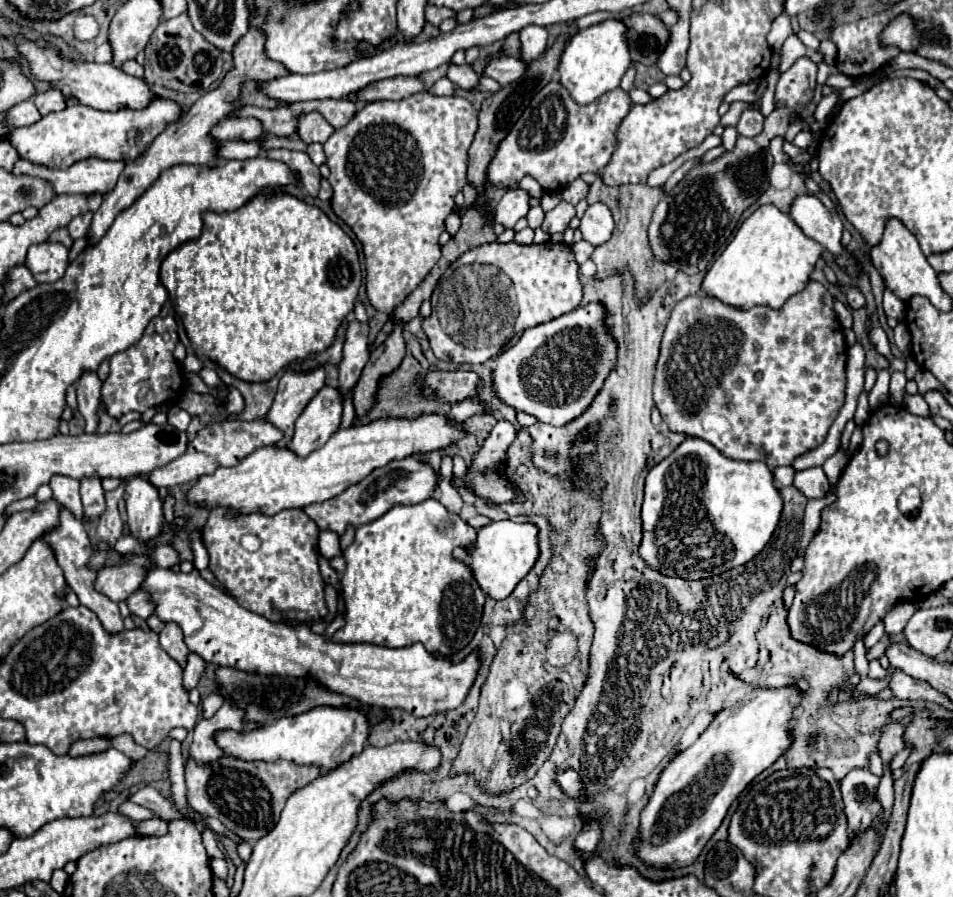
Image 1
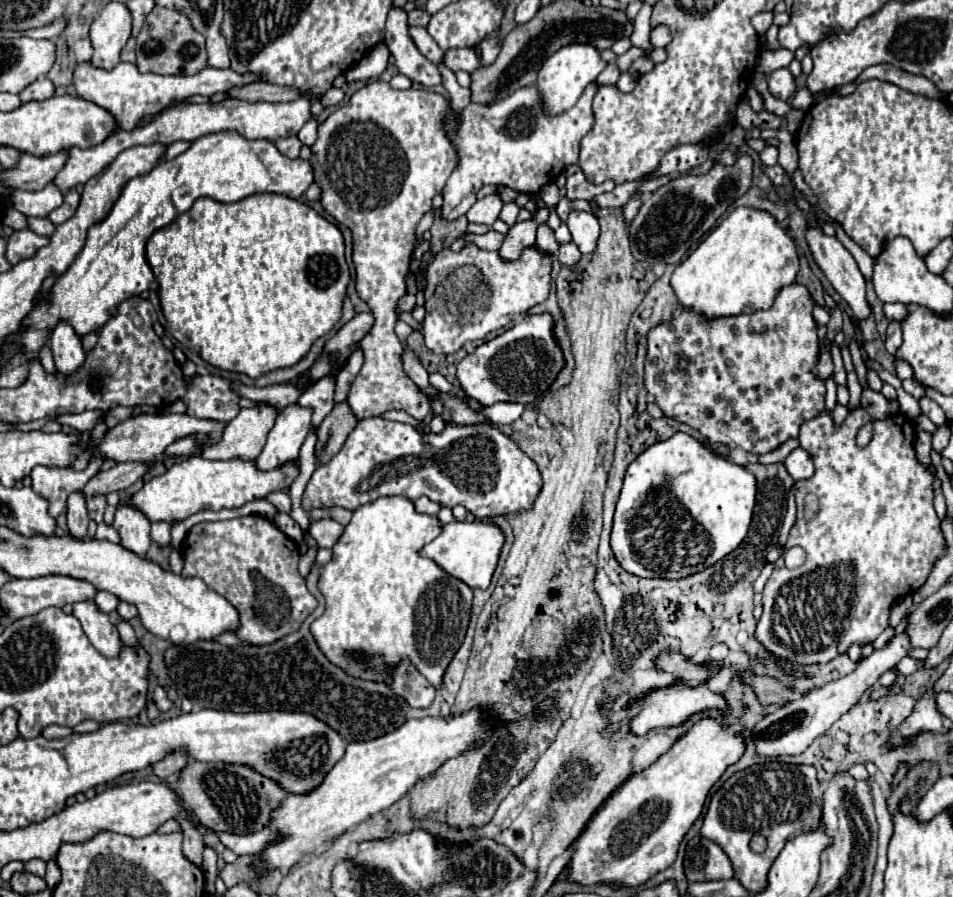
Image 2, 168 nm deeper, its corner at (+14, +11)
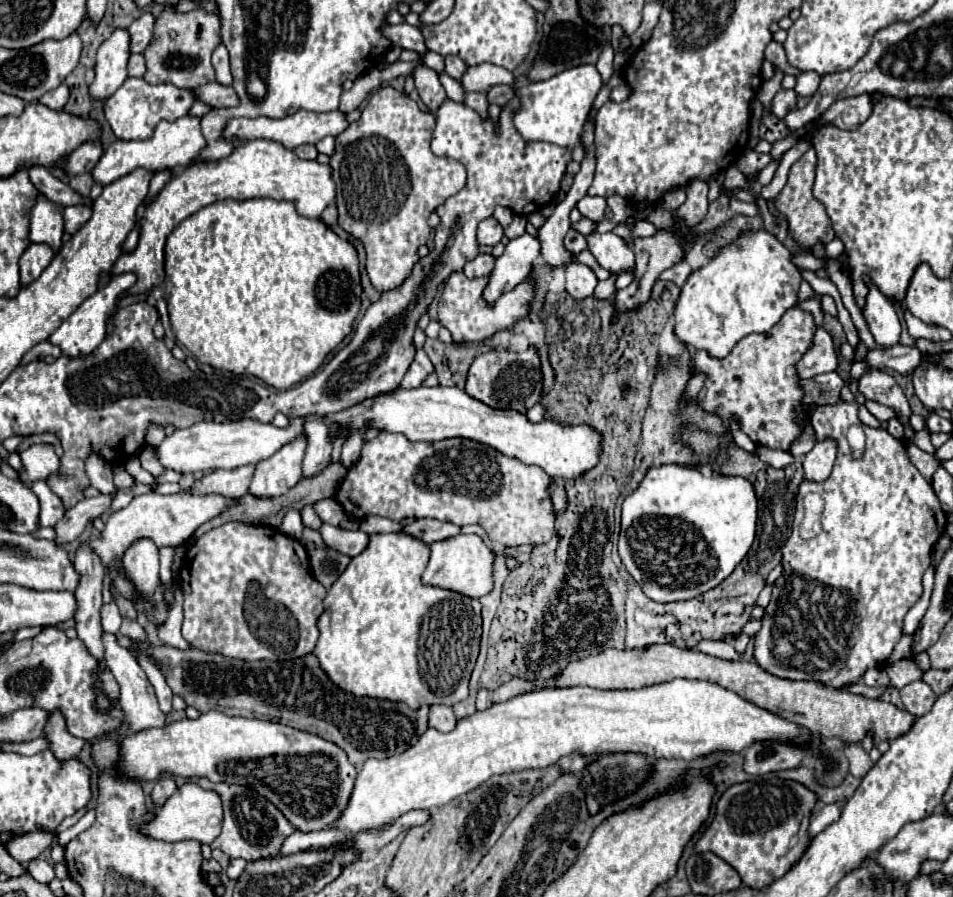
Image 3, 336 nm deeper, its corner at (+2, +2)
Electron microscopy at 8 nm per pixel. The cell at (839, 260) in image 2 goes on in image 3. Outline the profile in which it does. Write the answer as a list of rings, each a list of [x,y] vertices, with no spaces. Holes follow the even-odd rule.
[[[866,276],[866,286],[868,286],[868,296],[866,296],[866,308],[862,310],[868,328],[876,340],[876,344],[880,348],[890,348],[894,344],[898,344],[900,334],[902,334],[902,326],[896,314],[896,308],[878,292],[878,288],[874,288],[872,280]]]

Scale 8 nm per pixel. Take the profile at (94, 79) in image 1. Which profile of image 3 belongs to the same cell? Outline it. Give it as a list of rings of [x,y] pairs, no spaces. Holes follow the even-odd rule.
[[[128,78],[106,100],[104,114],[118,140],[146,140],[154,134],[154,128],[158,126],[160,120],[178,120],[178,116],[186,116],[186,112],[194,102],[196,100],[190,94],[190,90],[182,90],[172,84],[152,86],[142,78]]]

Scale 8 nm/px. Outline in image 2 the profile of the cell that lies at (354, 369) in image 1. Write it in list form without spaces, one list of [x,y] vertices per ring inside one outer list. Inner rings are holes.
[[[324,375],[322,379],[318,379],[316,383],[312,383],[302,397],[298,399],[300,405],[304,407],[312,407],[314,409],[314,419],[312,419],[312,427],[318,427],[322,423],[322,419],[332,411],[334,407],[334,389],[336,389],[336,375]]]

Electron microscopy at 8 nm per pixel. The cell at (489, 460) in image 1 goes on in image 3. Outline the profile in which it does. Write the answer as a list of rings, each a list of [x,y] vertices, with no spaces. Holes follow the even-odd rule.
[[[380,432],[374,440],[364,444],[360,460],[348,470],[336,500],[342,504],[344,512],[352,518],[364,518],[368,514],[384,516],[390,520],[406,518],[436,518],[440,522],[452,522],[458,526],[478,524],[482,526],[490,540],[502,544],[504,548],[516,548],[522,544],[538,546],[546,544],[554,534],[554,514],[550,512],[550,500],[546,500],[546,488],[552,478],[542,472],[542,468],[526,466],[520,460],[502,456],[494,448],[466,440],[448,438],[440,442],[410,442],[406,436]]]

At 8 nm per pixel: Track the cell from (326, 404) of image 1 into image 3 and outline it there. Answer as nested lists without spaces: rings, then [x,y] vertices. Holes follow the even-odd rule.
[[[298,436],[290,444],[282,446],[274,456],[258,462],[248,492],[256,498],[274,498],[286,494],[302,478],[304,450],[306,438]]]

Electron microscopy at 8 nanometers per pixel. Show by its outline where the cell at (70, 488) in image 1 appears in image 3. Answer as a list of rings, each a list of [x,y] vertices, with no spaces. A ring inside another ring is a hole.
[[[44,480],[34,482],[32,492],[40,500],[40,516],[38,516],[40,526],[54,526],[64,516],[62,502],[58,500],[58,496],[54,496],[54,492],[50,492],[50,488],[46,486]]]

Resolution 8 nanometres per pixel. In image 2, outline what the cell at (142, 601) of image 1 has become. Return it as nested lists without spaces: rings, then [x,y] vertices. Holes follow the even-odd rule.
[[[100,591],[96,597],[94,597],[94,601],[98,603],[98,607],[100,607],[100,611],[104,611],[104,613],[110,613],[110,611],[114,611],[116,607],[118,607],[118,597],[116,595],[110,595],[108,591]]]

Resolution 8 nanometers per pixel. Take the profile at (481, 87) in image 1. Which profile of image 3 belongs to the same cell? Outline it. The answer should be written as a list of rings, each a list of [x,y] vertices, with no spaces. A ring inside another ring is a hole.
[[[418,66],[412,76],[414,76],[416,90],[418,90],[422,102],[426,104],[426,108],[430,112],[436,112],[442,106],[442,102],[446,100],[446,92],[438,80],[438,74],[428,66]]]

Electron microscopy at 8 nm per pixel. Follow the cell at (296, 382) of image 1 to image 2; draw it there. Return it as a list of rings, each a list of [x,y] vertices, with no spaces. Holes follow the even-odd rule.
[[[258,401],[254,407],[240,413],[226,425],[220,443],[210,445],[202,457],[206,459],[256,459],[266,443],[268,431],[274,427],[278,407],[268,401]]]

